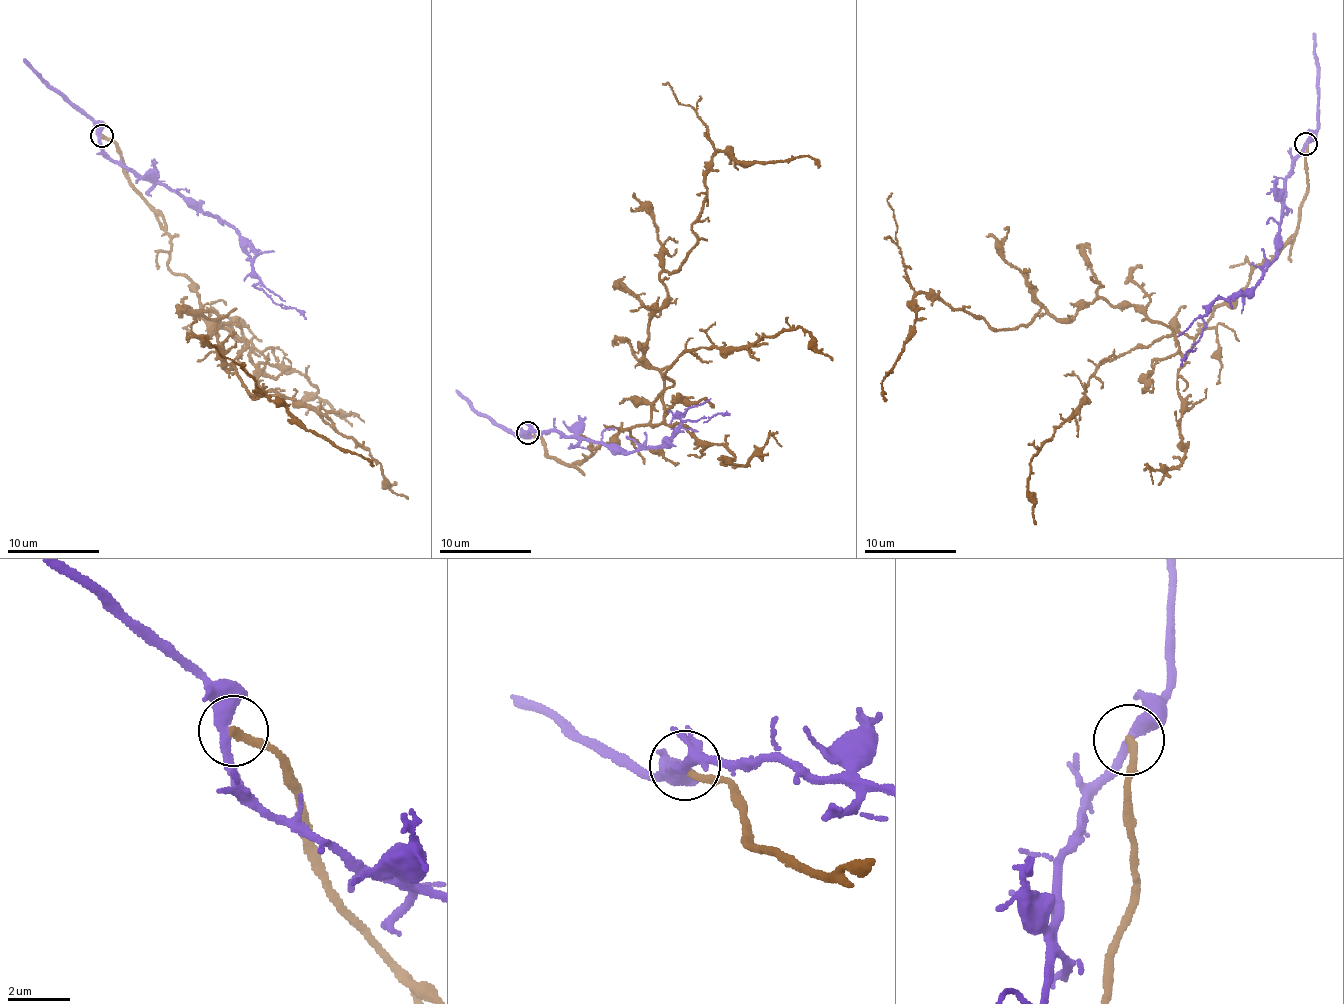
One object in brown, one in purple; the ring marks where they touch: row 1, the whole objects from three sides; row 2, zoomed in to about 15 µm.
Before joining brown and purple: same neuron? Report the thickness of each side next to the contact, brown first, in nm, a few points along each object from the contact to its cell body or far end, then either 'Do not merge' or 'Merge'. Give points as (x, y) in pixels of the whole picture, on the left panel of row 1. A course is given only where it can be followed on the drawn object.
Thickness 260 nm (brown) against 400 nm. Course of brown: (101, 136), (164, 222), (168, 265), (204, 319), (240, 340), (241, 325), (215, 327), (224, 366), (373, 466). Course of purple: (101, 136), (111, 160), (230, 223), (256, 257), (253, 271), (260, 280), (255, 287), (306, 318). Do not merge

